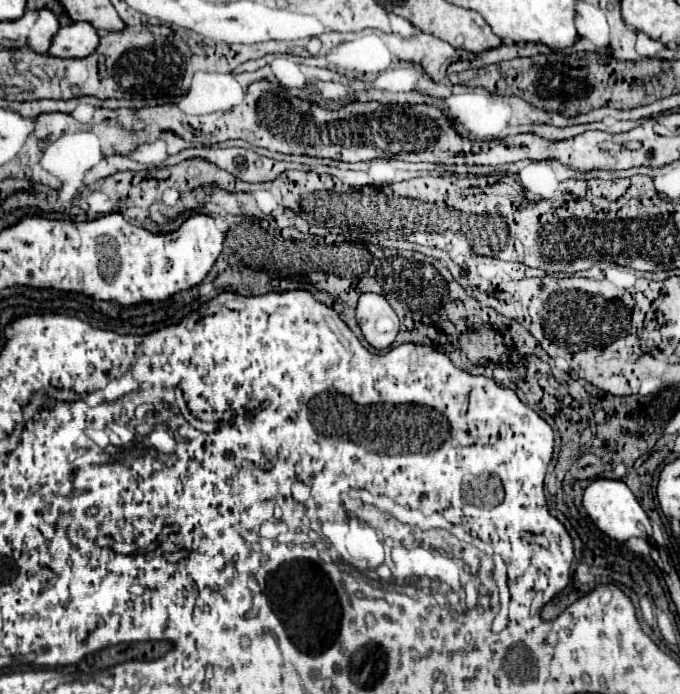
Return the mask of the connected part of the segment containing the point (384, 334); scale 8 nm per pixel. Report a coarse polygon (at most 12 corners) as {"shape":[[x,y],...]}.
{"shape":[[379,293],[355,309],[365,341],[387,349],[399,317]]}

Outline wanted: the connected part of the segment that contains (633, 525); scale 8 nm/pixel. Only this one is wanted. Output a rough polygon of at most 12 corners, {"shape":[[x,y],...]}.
{"shape":[[595,479],[583,495],[611,539],[641,535],[647,517],[621,479]]}

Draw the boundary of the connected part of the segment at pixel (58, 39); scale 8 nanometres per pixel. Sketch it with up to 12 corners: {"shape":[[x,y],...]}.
{"shape":[[91,23],[53,35],[49,57],[87,57],[99,35]]}

